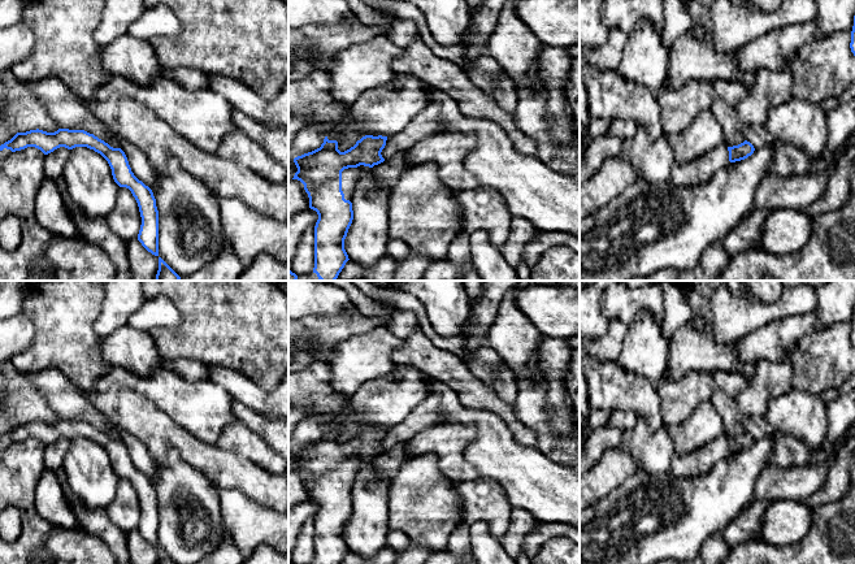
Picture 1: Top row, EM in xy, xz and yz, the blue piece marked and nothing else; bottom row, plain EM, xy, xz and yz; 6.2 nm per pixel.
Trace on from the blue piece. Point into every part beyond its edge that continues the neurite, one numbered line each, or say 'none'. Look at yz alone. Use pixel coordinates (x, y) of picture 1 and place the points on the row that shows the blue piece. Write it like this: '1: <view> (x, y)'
1: yz (759, 137)

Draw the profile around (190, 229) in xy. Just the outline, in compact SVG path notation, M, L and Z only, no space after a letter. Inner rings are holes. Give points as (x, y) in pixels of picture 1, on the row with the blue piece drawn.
M169 157L165 168L159 172L155 169L155 190L153 190L153 196L156 199L156 207L159 211L159 256L179 276L179 277L186 277L190 274L194 274L203 266L208 265L211 261L213 261L221 252L222 244L223 244L223 226L221 221L221 212L218 208L218 201L216 199L216 194L209 188L208 185L203 183L200 179L194 178L191 174L185 172L179 161L177 159Z

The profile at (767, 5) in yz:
M750 0L758 8L763 9L764 12L773 12L780 8L782 0Z

